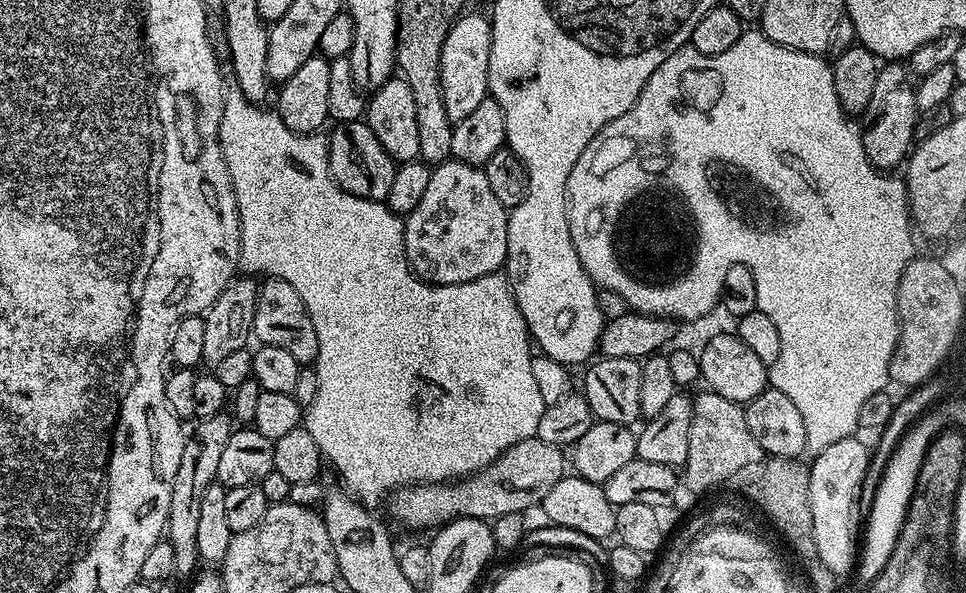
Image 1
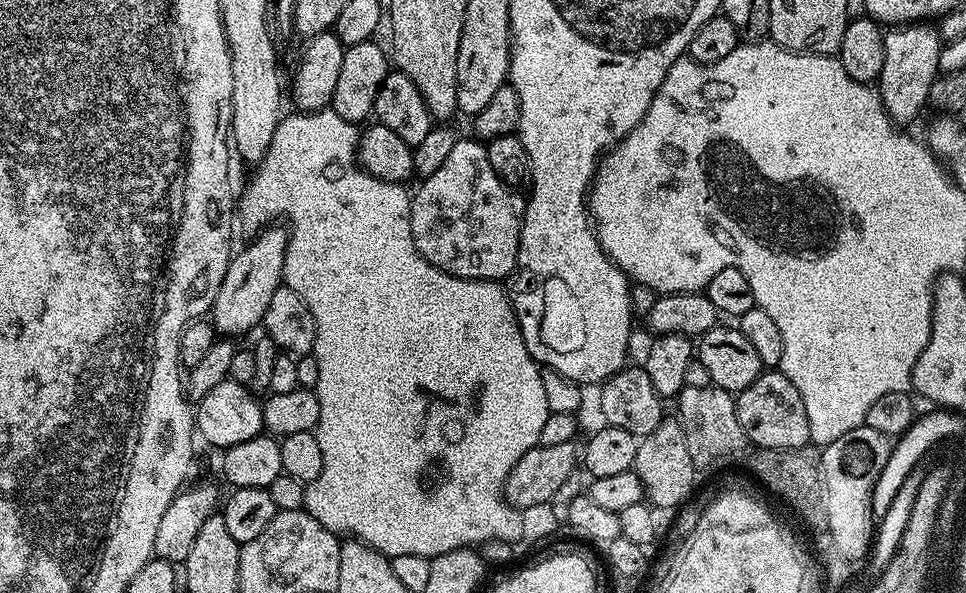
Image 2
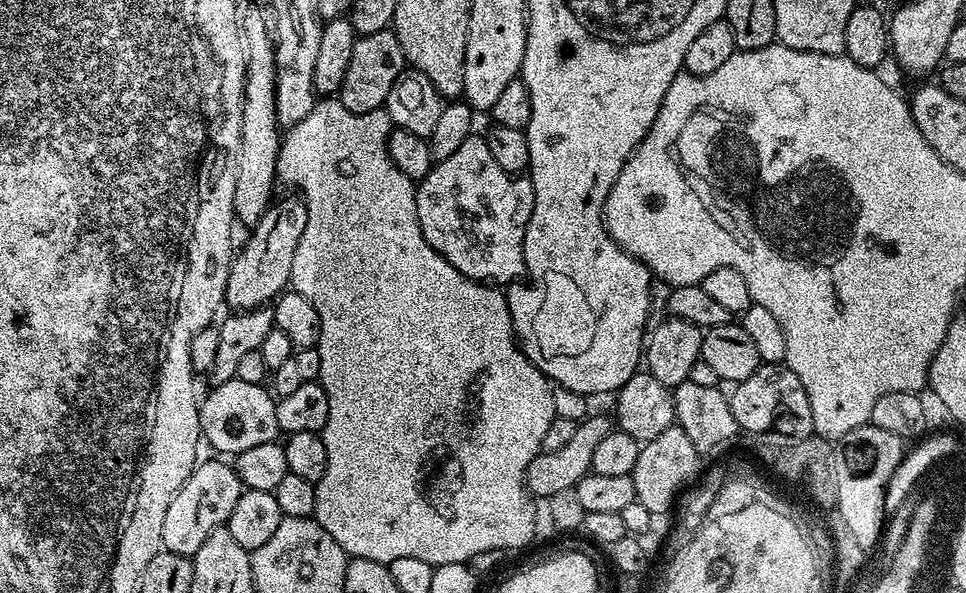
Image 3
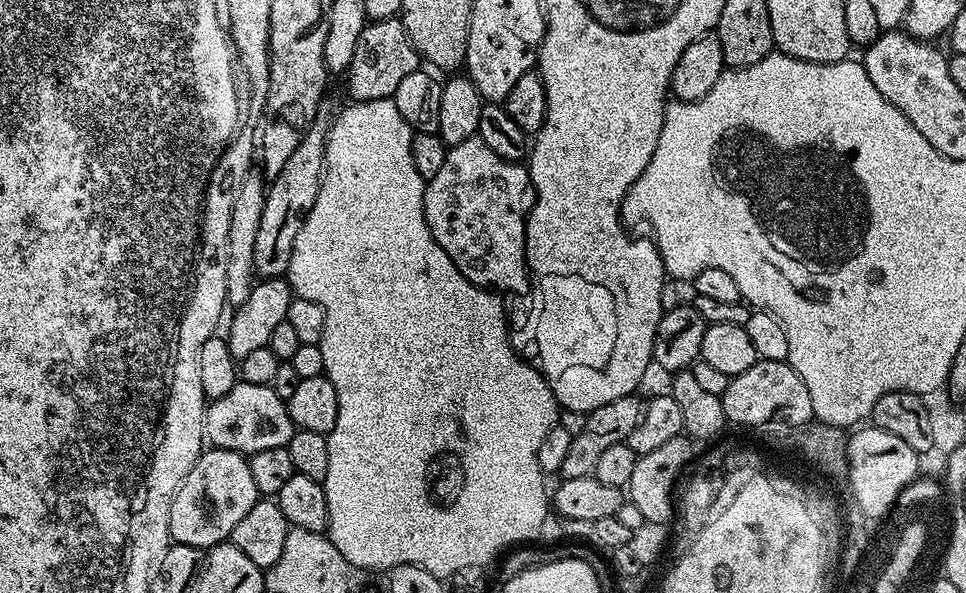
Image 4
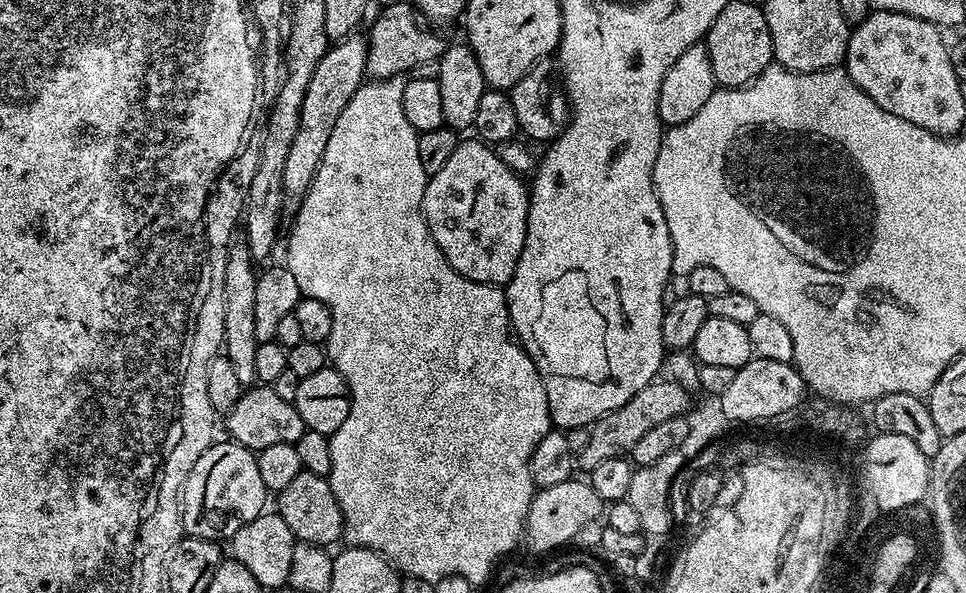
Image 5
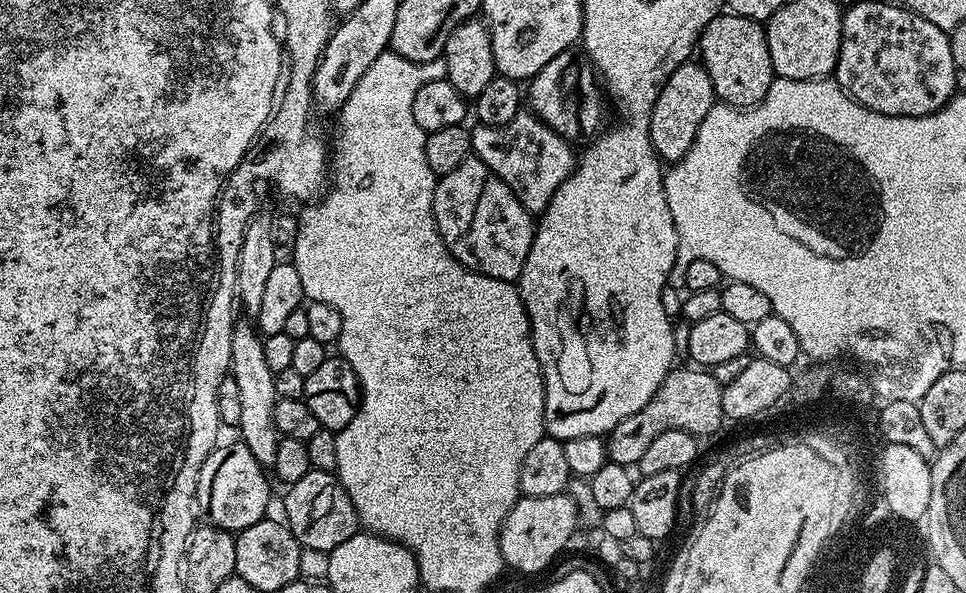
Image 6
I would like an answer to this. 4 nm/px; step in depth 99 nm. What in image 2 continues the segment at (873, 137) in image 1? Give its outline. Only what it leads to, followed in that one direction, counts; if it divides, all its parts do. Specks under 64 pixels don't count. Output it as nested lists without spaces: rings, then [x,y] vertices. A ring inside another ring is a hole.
[[[919,24],[909,25],[889,31],[884,38],[884,49],[886,50],[885,61],[882,64],[882,74],[877,80],[877,87],[880,93],[880,101],[889,119],[895,124],[906,124],[912,121],[920,112],[921,108],[927,105],[930,86],[939,73],[938,54],[942,42],[935,29]]]

